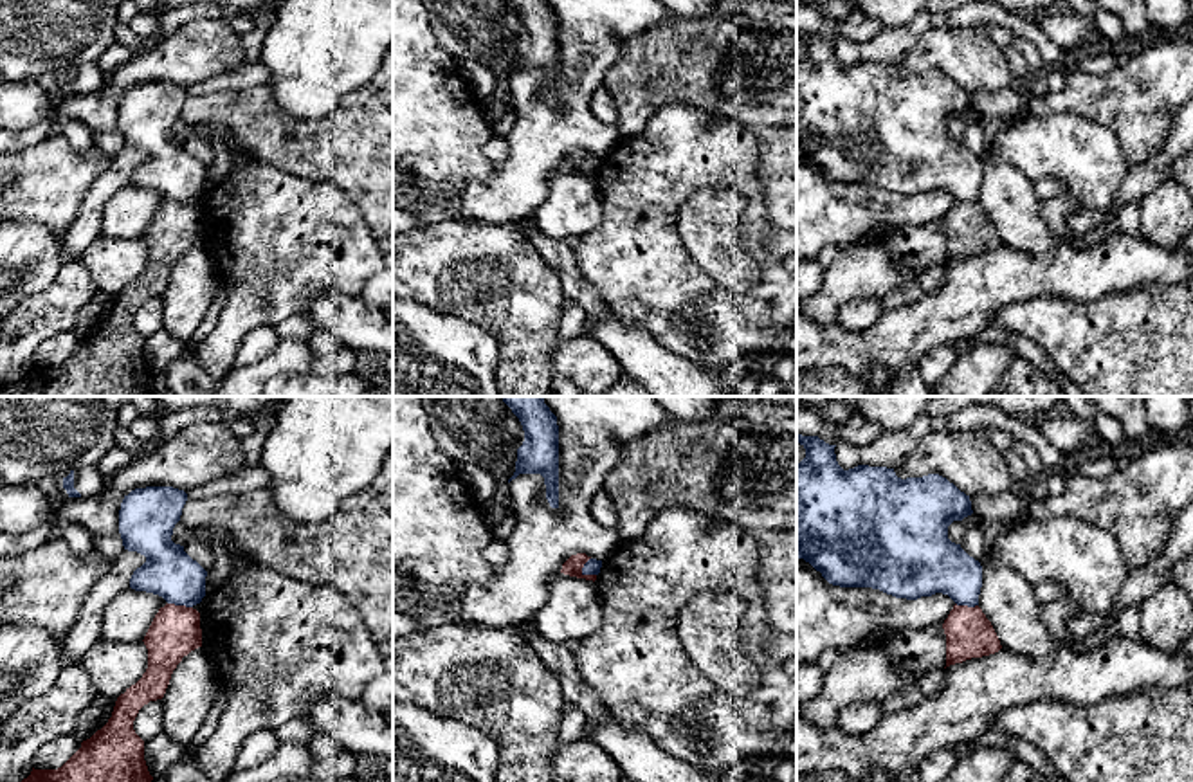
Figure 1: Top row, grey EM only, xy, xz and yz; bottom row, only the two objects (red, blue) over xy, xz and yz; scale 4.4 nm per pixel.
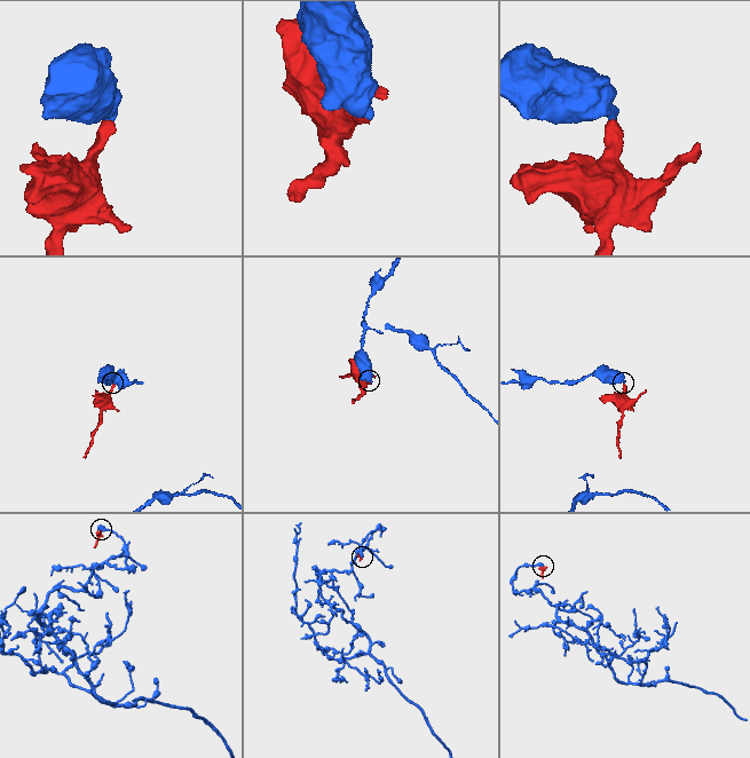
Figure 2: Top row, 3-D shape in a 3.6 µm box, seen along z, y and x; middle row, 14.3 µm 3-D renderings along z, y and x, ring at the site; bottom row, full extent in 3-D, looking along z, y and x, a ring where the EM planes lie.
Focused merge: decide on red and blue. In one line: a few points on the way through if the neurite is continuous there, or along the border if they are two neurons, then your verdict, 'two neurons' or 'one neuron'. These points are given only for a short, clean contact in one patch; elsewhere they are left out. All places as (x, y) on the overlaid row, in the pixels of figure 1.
border along xz (590, 557), (582, 575); two neurons

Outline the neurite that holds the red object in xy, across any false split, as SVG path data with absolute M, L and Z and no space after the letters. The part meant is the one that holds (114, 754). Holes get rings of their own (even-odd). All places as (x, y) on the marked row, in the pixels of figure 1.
M166 604L155 614L146 636L148 668L115 701L112 717L58 769L34 769L22 782L151 782L144 760L144 741L135 733L133 721L150 701L162 699L177 665L191 650L202 647L200 613L193 607Z

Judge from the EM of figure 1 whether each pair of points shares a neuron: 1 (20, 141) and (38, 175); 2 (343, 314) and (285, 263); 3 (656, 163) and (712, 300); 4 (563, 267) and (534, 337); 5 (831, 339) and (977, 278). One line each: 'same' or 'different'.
1: different
2: different
3: same
4: different
5: same

